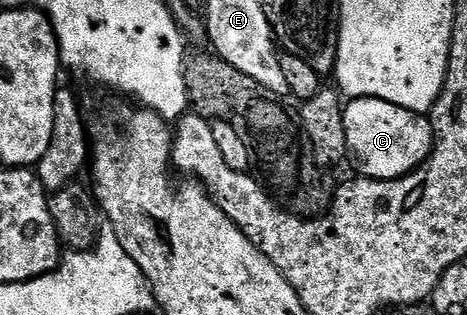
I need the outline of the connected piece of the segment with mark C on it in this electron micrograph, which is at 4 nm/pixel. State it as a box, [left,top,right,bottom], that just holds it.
[343,98,433,180]

